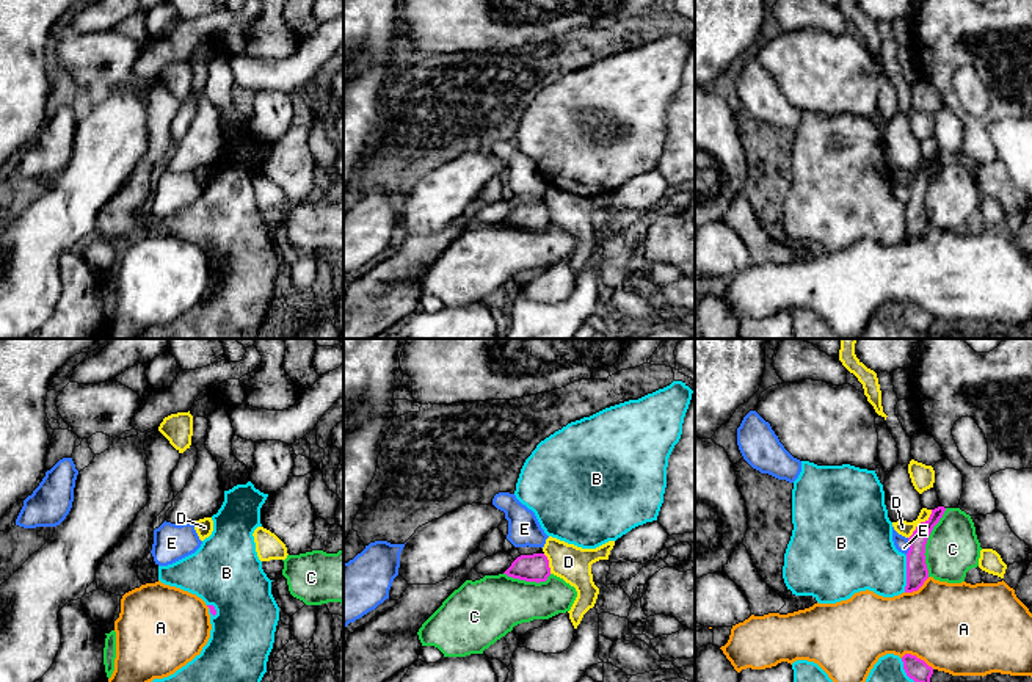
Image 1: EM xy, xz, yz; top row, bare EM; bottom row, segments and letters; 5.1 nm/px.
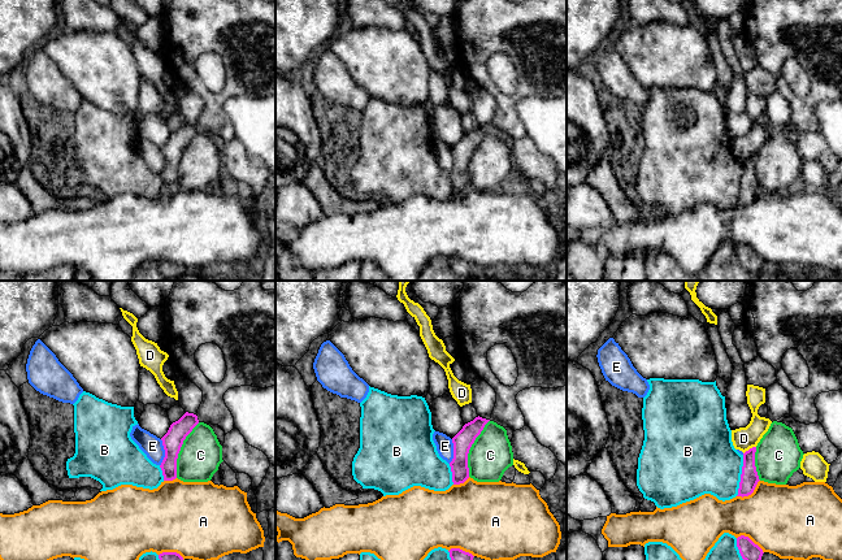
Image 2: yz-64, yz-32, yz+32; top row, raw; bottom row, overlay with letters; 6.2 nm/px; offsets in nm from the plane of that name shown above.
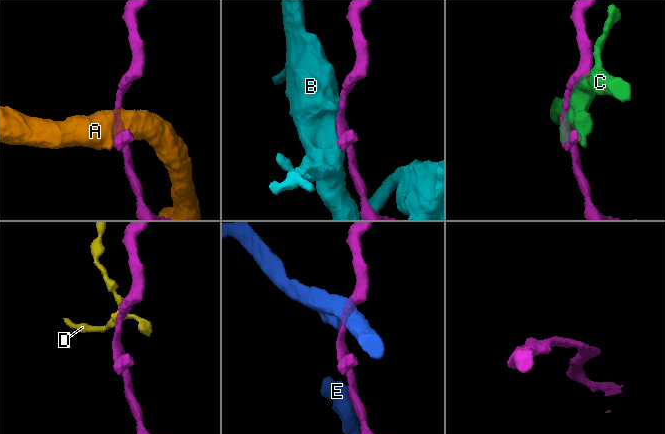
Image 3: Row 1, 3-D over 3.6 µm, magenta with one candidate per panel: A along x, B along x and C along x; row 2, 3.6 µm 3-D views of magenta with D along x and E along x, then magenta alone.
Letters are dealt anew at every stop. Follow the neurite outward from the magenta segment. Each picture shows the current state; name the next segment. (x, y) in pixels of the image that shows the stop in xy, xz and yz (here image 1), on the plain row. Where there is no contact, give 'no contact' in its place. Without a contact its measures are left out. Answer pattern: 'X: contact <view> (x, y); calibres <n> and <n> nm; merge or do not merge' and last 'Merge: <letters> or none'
A: contact yz (916, 306); calibres 110 and 460 nm; do not merge
B: contact yz (907, 223); calibres 110 and 340 nm; do not merge
C: contact yz (926, 192); calibres 110 and 280 nm; do not merge
D: contact yz (919, 173); calibres 110 and 80 nm; do not merge
E: contact yz (910, 195); calibres 110 and 80 nm; do not merge
Merge: none

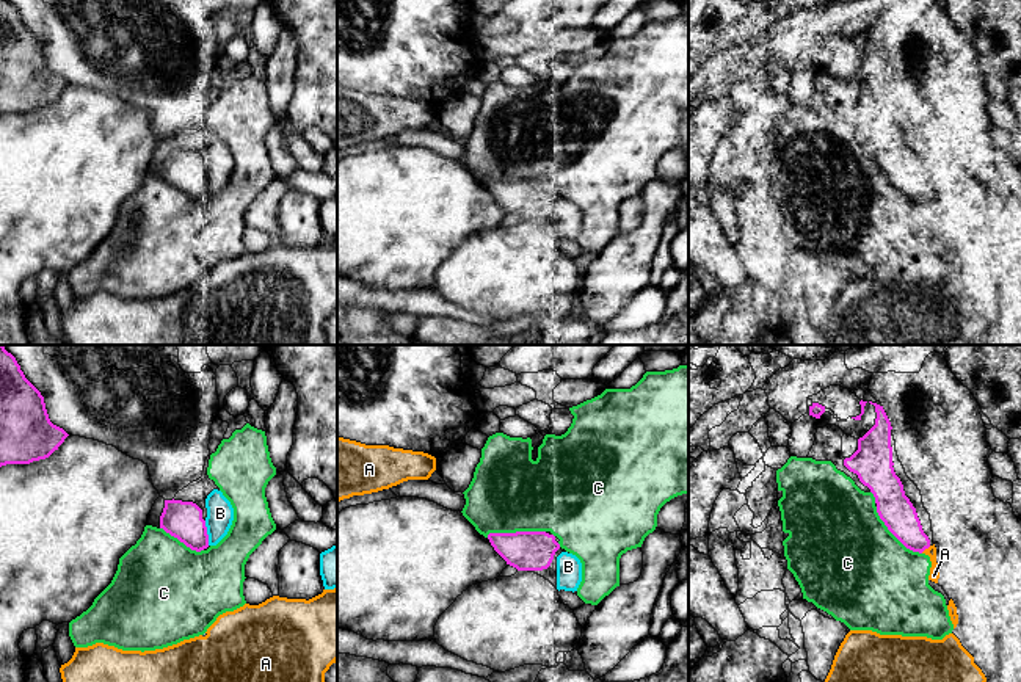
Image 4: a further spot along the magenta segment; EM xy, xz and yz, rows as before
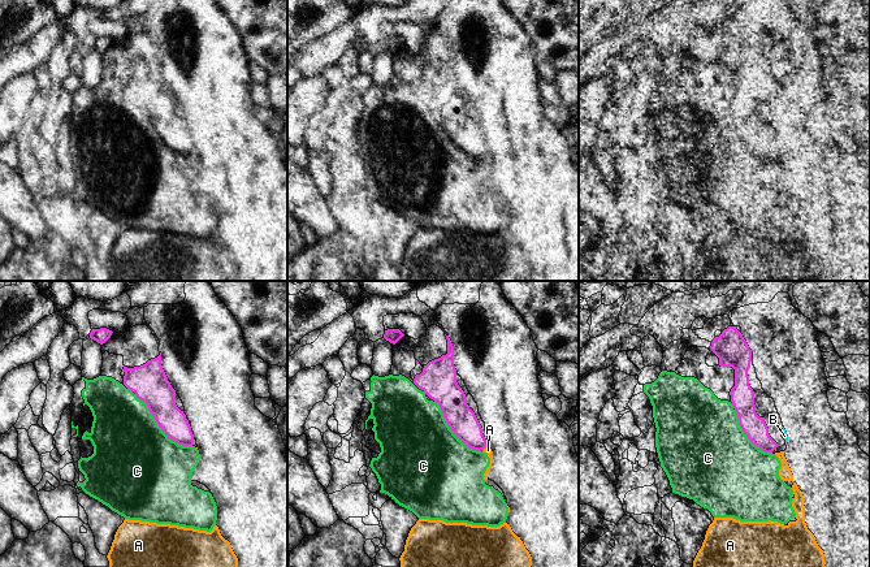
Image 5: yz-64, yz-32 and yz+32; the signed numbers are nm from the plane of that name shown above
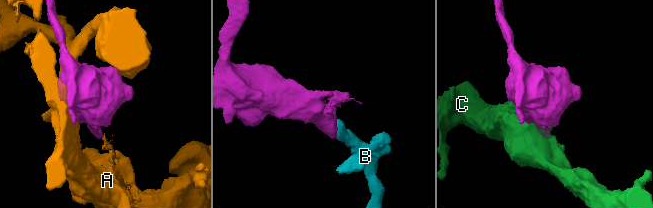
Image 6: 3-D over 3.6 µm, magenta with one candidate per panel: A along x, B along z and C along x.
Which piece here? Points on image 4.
A: contact yz (926, 196); calibres 170 and 50 nm; do not merge
B: contact xy (206, 182); calibres 190 and 140 nm; merge
C: contact xz (516, 181); calibres 200 and 400 nm; do not merge
Merge: B

